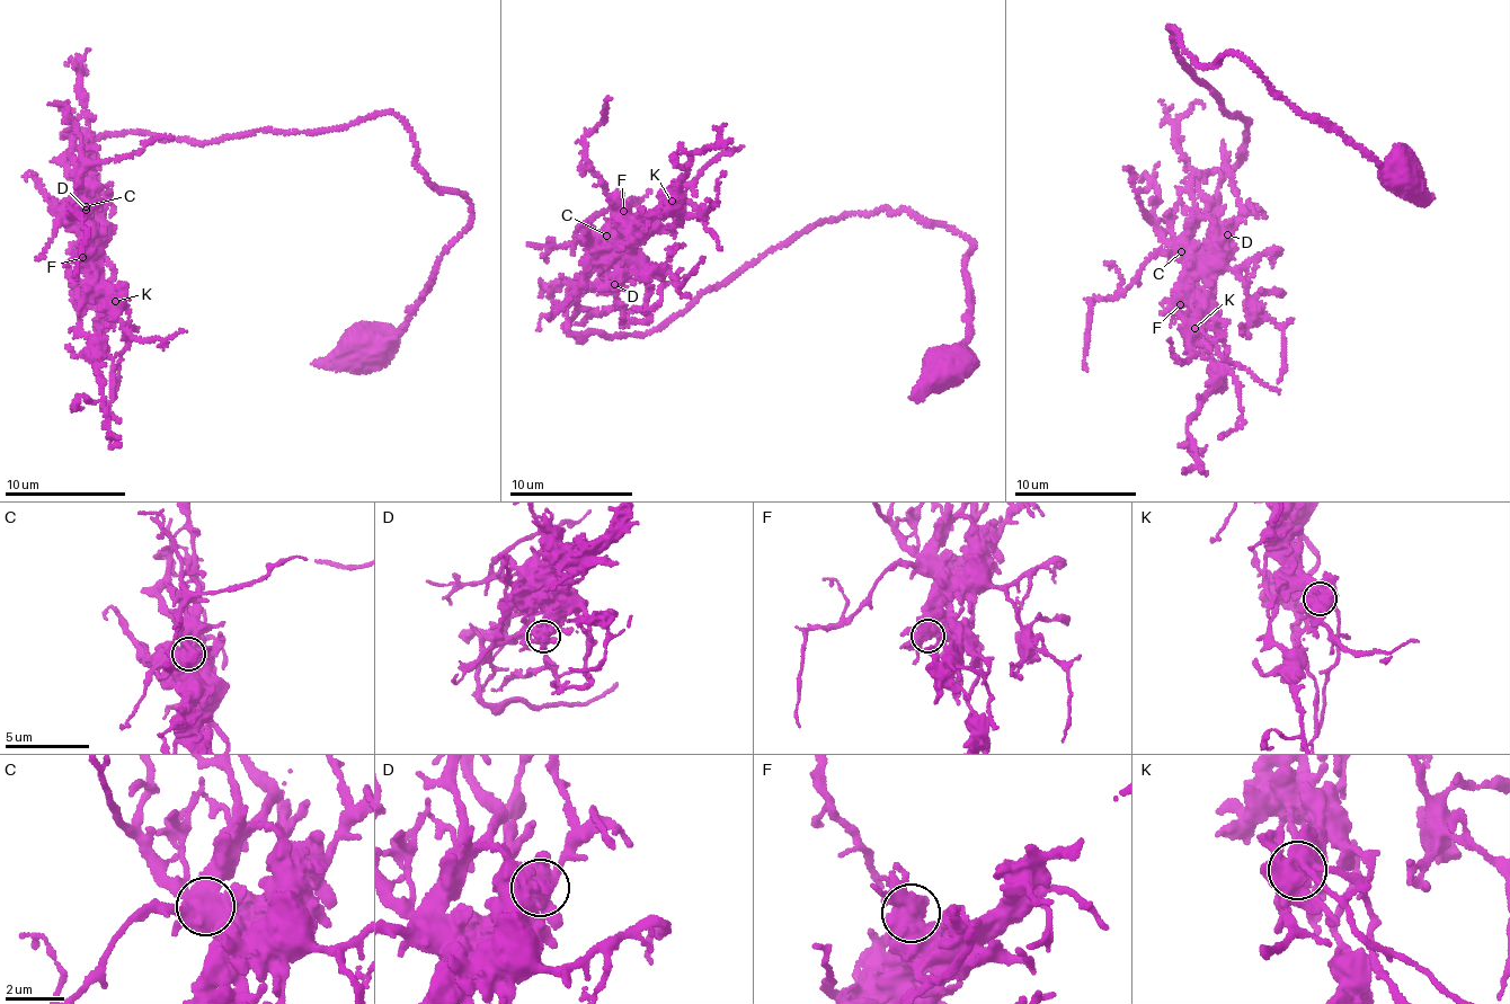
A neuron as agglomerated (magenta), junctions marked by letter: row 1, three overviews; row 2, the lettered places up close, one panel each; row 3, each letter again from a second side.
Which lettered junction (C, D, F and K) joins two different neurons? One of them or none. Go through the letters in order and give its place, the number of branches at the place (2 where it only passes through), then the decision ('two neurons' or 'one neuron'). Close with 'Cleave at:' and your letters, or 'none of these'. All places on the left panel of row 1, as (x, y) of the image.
C: place (86, 206); branches 5; one neuron
D: place (86, 210); branches 7; one neuron
F: place (82, 257); branches 5; one neuron
K: place (115, 301); branches 6; one neuron
Cleave at: none of these

